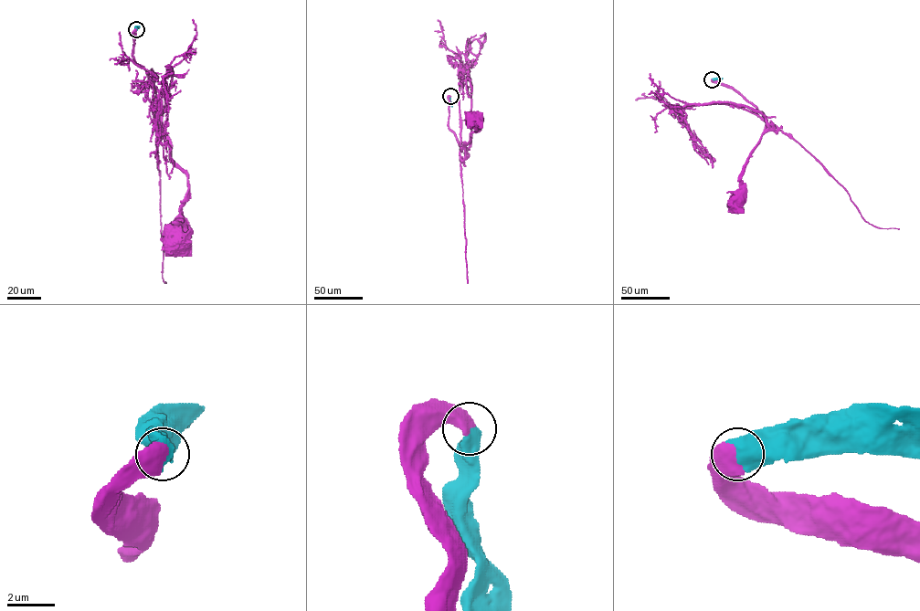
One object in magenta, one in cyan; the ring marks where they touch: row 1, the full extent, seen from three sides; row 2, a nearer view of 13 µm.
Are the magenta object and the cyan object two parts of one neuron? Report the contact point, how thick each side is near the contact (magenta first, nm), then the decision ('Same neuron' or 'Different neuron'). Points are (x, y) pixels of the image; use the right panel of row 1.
Place: (712, 79). Thickness 650 nm (magenta) against 750 nm. Same neuron

